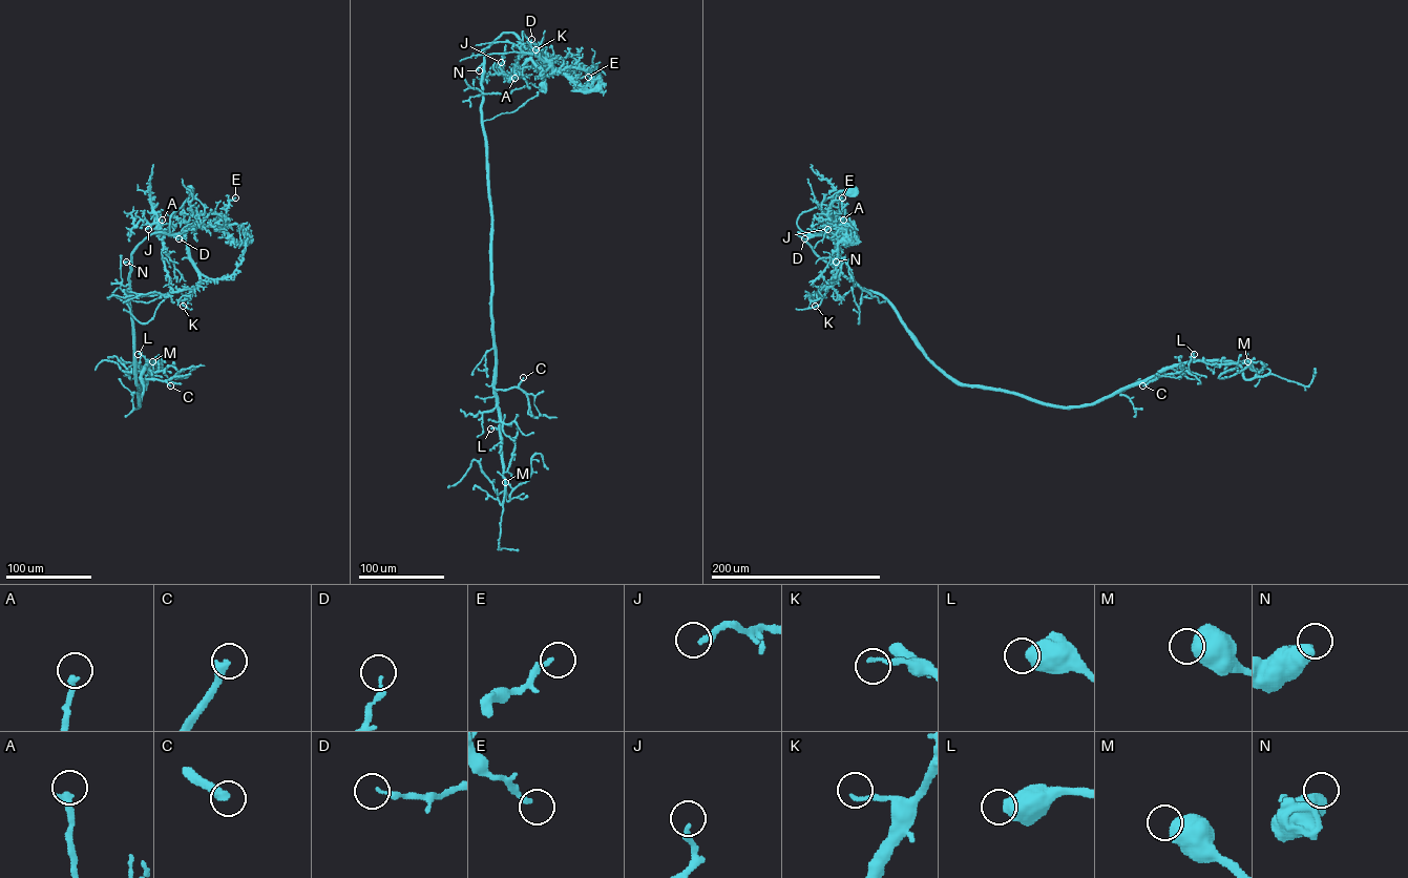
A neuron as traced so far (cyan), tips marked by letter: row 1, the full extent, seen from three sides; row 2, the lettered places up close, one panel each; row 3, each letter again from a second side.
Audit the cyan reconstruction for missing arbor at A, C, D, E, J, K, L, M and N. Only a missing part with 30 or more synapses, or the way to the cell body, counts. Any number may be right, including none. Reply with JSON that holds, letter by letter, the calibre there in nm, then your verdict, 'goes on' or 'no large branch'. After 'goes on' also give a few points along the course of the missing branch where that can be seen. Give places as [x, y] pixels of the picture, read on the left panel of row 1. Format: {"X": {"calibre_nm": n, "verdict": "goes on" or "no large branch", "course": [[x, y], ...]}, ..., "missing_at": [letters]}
{"A": {"calibre_nm": 280, "verdict": "no large branch"}, "C": {"calibre_nm": 340, "verdict": "goes on", "course": [[170, 385], [176, 396], [171, 410], [175, 411]]}, "D": {"calibre_nm": 190, "verdict": "no large branch"}, "E": {"calibre_nm": 200, "verdict": "no large branch"}, "J": {"calibre_nm": 200, "verdict": "no large branch"}, "K": {"calibre_nm": 130, "verdict": "no large branch"}, "L": {"calibre_nm": 650, "verdict": "no large branch"}, "M": {"calibre_nm": 700, "verdict": "no large branch"}, "N": {"calibre_nm": 650, "verdict": "no large branch"}, "missing_at": ["C"]}

